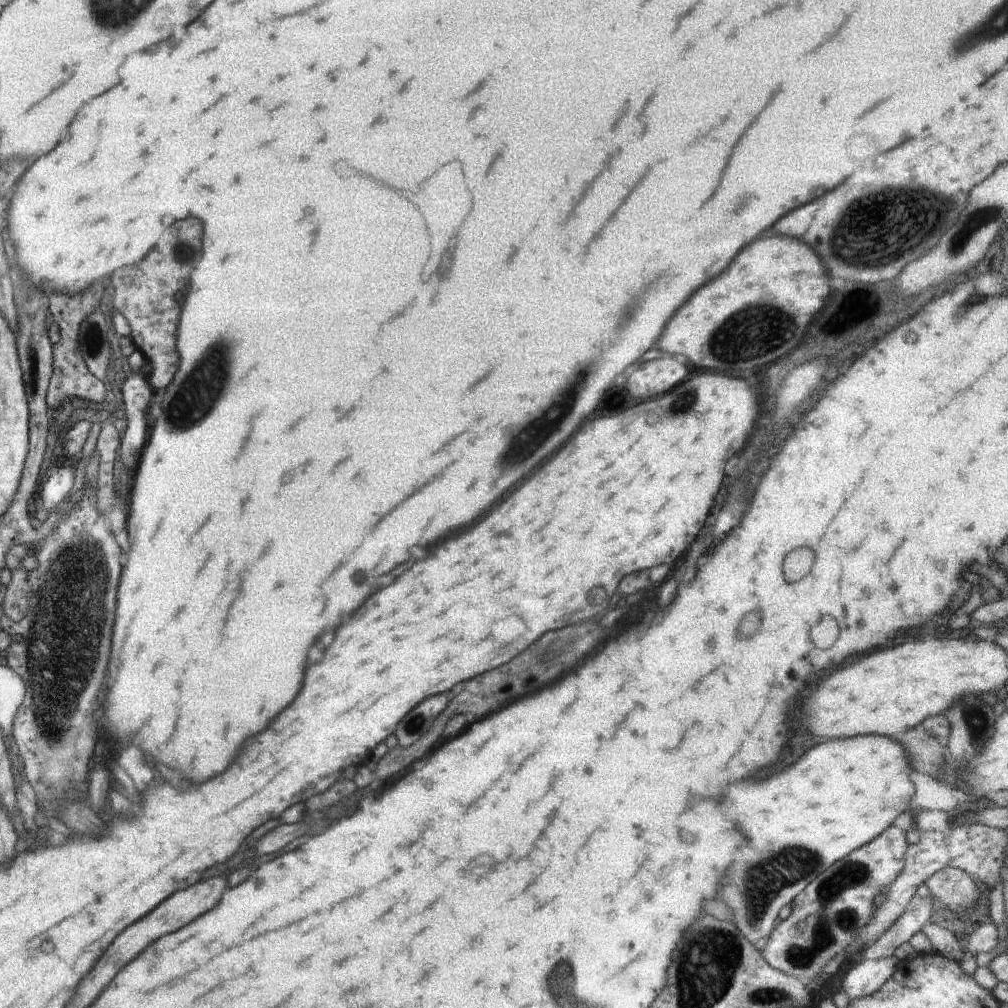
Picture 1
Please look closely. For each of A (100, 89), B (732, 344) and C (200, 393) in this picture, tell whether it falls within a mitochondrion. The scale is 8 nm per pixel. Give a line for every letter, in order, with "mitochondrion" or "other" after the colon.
A: other
B: mitochondrion
C: mitochondrion

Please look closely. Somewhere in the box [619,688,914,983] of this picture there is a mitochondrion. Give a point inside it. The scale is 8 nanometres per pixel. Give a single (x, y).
(836, 915)

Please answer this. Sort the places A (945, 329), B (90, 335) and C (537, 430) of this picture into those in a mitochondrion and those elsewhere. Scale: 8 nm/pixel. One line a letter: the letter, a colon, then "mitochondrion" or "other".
A: other
B: mitochondrion
C: mitochondrion

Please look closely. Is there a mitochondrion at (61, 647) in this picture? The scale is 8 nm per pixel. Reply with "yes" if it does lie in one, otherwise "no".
yes

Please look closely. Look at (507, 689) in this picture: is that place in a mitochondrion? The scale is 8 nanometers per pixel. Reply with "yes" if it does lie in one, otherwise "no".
no

